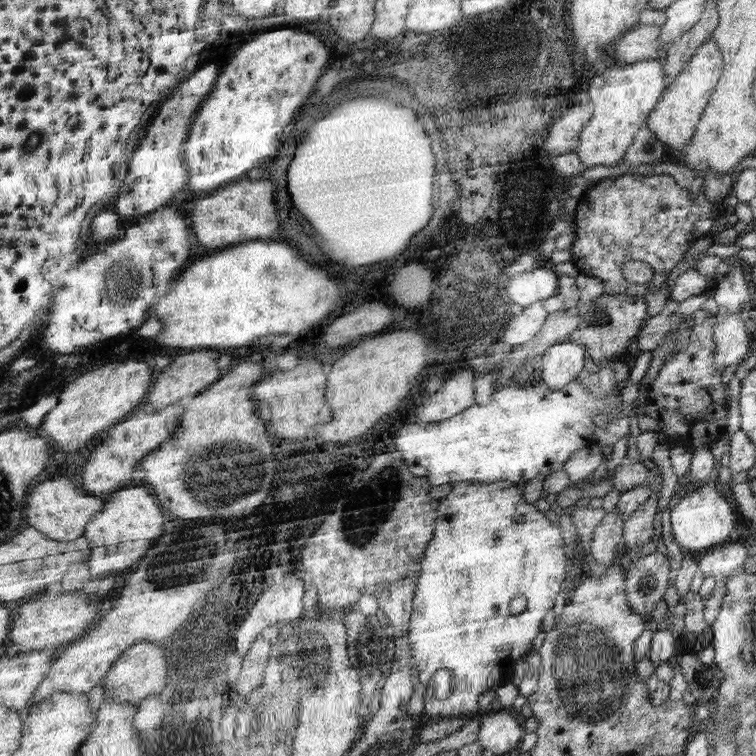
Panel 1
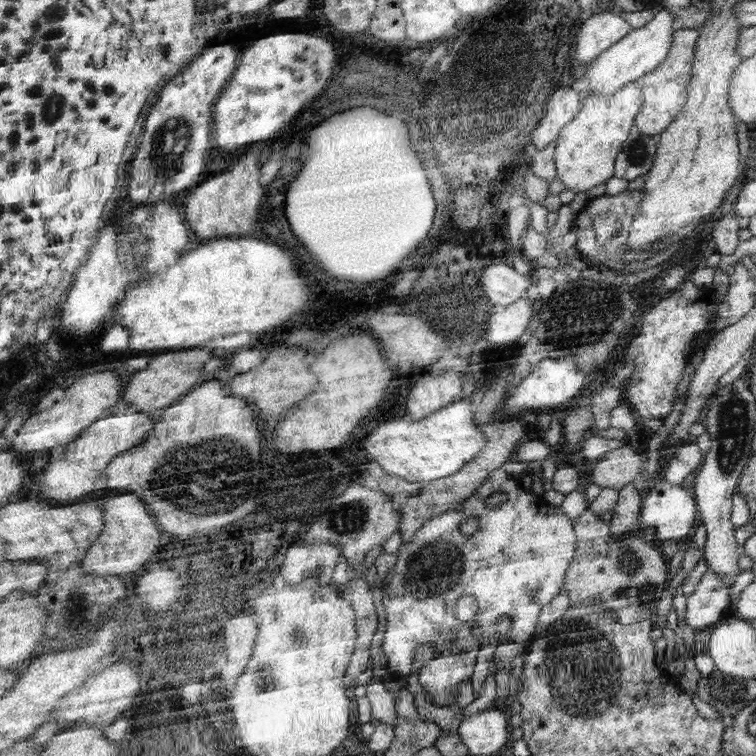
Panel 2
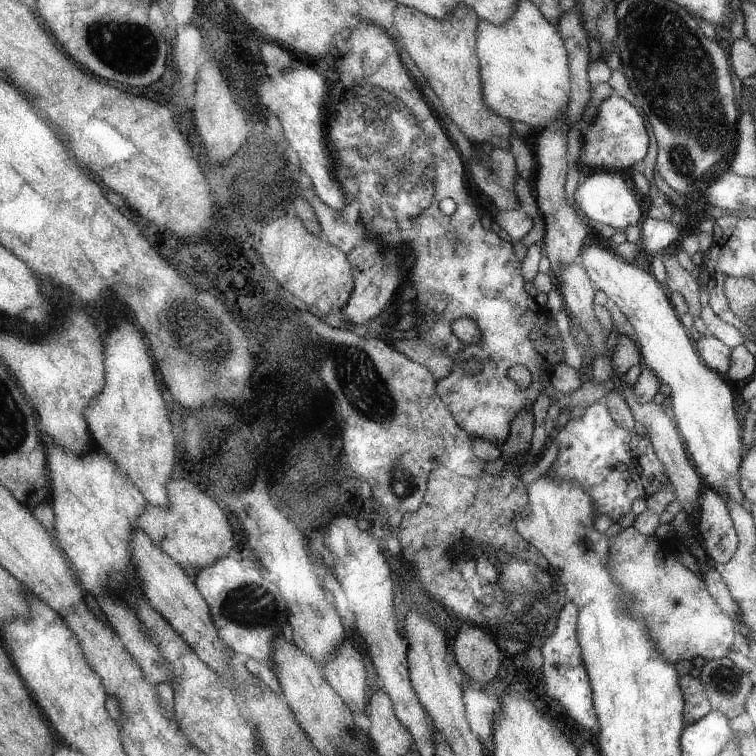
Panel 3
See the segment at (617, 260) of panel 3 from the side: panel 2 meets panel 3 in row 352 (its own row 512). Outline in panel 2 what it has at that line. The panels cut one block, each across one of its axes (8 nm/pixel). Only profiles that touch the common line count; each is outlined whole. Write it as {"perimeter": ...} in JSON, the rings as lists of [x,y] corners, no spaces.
{"perimeter":[[[663,476],[651,486],[651,490],[643,498],[643,510],[641,510],[641,522],[645,526],[655,528],[655,542],[687,542],[693,538],[697,526],[699,526],[699,510],[697,510],[697,498],[691,490],[681,488],[679,484],[671,484]]]}

